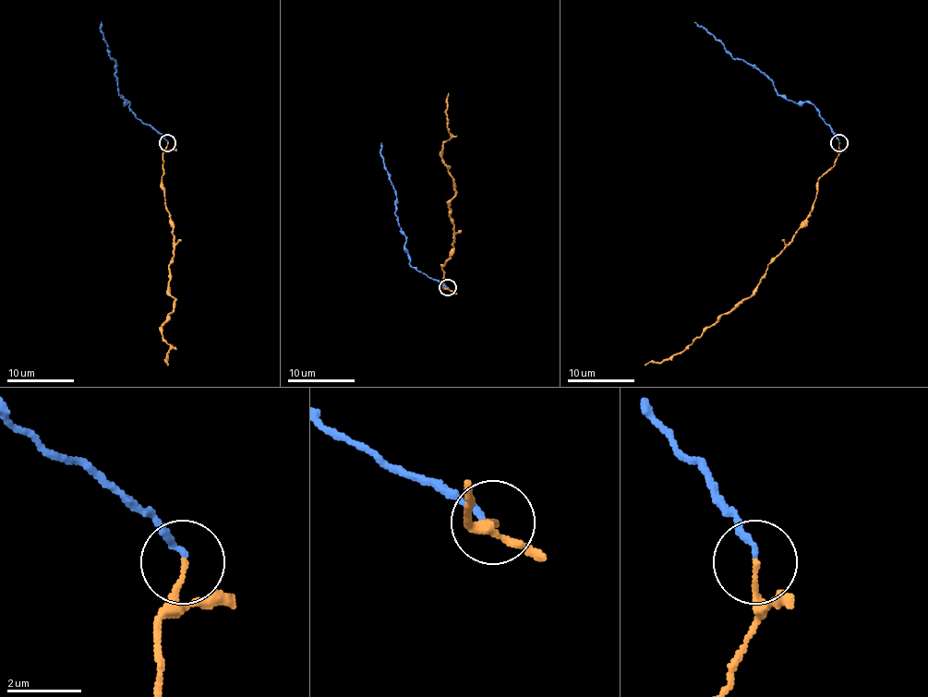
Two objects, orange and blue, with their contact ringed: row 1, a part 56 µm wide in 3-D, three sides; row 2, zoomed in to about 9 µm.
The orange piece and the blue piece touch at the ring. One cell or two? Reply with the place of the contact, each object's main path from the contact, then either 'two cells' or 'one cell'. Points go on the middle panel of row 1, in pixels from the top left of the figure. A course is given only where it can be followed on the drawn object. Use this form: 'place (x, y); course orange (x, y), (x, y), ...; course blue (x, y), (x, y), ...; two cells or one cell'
place (448, 287); course orange (448, 287), (443, 266), (452, 242), (454, 197), (441, 150), (450, 137), (448, 92); course blue (448, 287), (409, 264), (403, 231), (397, 223), (396, 192), (382, 160), (380, 143); two cells

